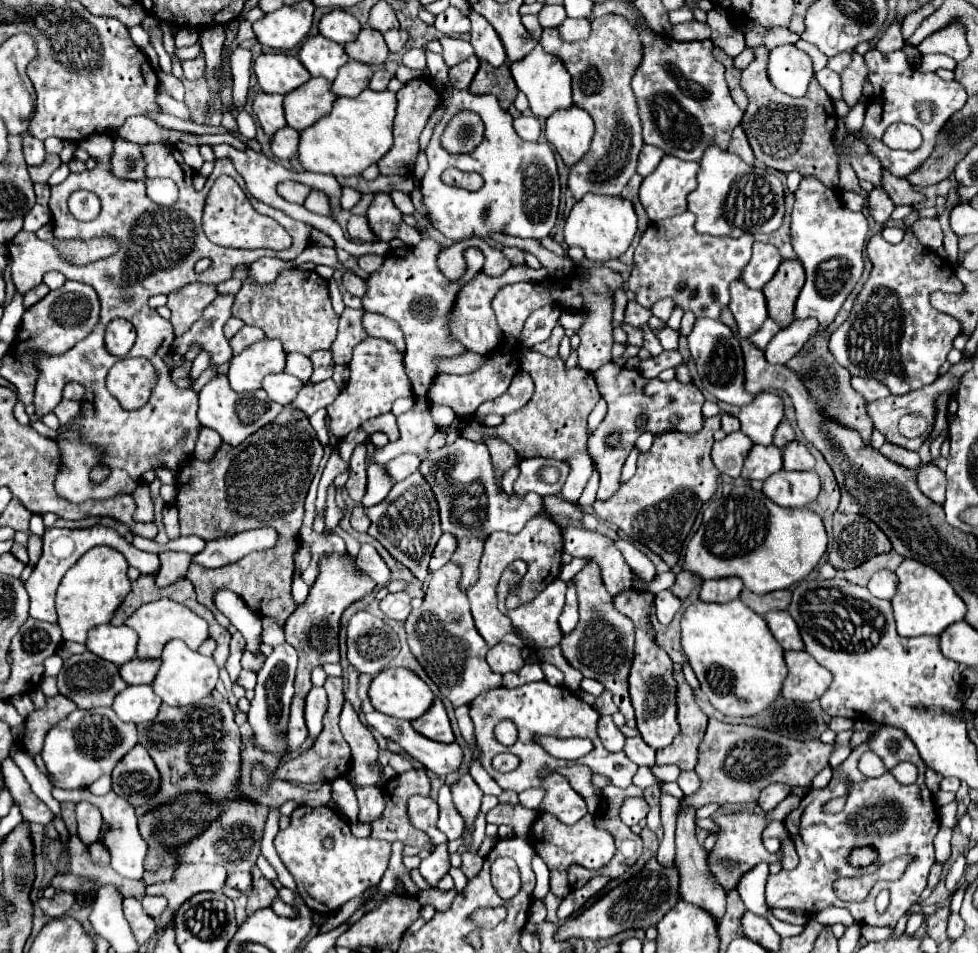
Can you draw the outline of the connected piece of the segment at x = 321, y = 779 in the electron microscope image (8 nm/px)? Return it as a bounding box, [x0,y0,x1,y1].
[276,677,352,783]

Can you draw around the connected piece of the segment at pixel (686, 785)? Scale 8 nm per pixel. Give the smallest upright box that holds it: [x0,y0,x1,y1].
[678,771,700,797]

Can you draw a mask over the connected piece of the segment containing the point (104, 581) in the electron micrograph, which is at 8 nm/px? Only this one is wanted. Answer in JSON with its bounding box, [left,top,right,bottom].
[56,547,130,643]

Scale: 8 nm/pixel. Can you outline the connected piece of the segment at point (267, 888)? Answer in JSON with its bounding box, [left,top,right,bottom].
[246,867,276,915]

